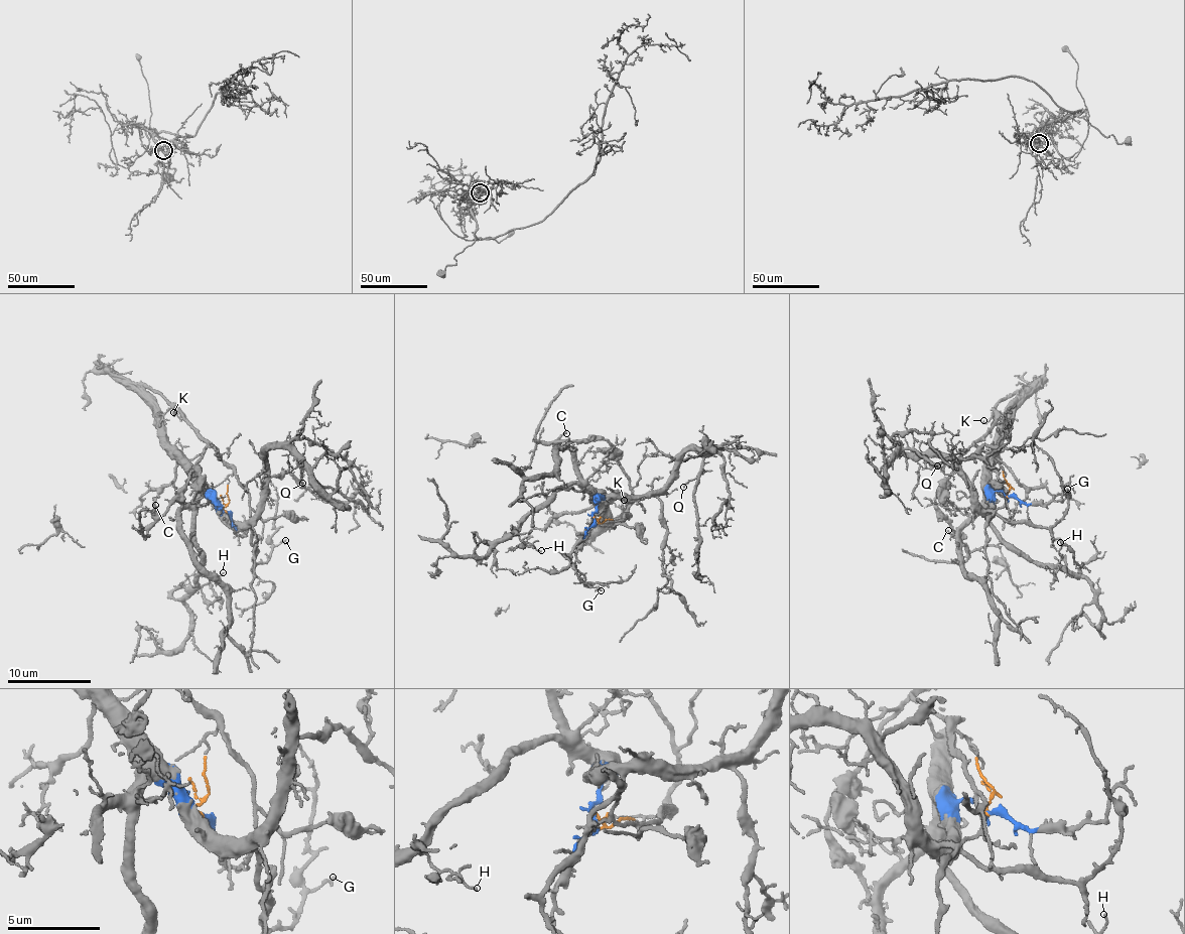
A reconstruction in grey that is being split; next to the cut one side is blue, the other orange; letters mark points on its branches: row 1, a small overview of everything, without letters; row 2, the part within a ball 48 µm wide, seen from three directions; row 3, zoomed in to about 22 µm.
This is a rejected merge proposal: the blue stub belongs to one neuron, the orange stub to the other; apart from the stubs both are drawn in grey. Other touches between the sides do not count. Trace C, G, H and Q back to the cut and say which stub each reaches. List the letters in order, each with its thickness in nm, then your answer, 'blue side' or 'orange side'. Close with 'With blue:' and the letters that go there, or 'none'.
C: 150 nm thick; orange side
G: 180 nm thick; blue side
H: 110 nm thick; blue side
Q: 100 nm thick; blue side
With blue: G, H, Q

